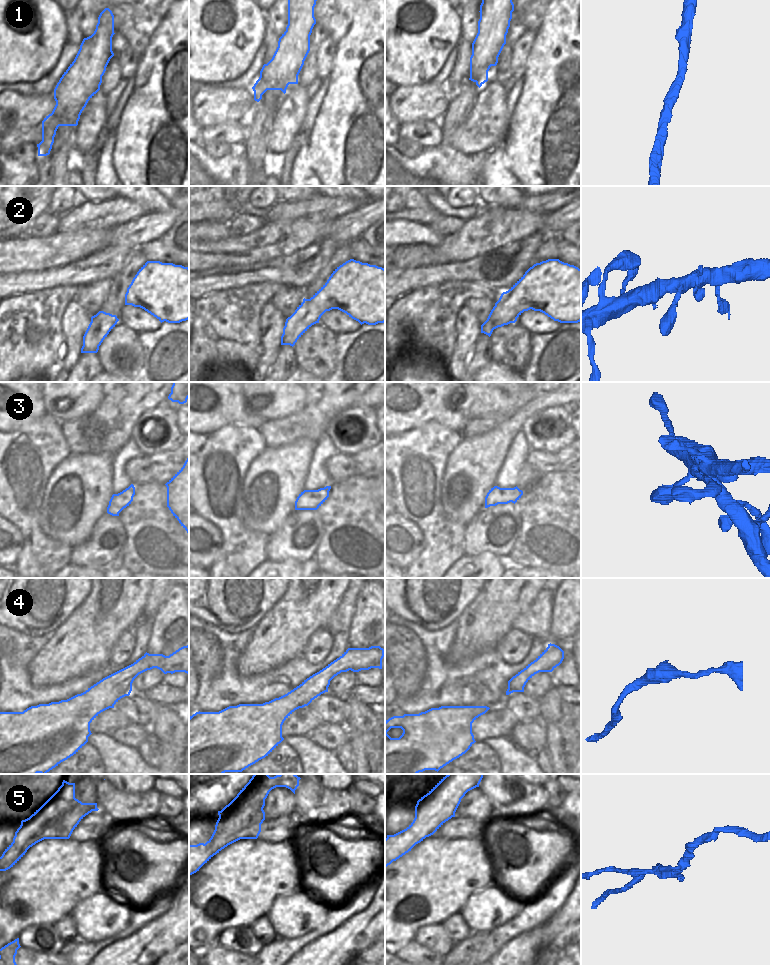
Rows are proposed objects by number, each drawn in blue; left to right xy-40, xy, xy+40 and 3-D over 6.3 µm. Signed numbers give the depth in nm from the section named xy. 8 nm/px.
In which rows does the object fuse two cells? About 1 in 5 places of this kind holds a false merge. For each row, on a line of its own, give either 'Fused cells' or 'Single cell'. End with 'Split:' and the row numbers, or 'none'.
1: Single cell
2: Single cell
3: Single cell
4: Single cell
5: Fused cells
Split: 5.

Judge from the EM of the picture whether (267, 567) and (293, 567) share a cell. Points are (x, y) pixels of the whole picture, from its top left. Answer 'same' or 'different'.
same

